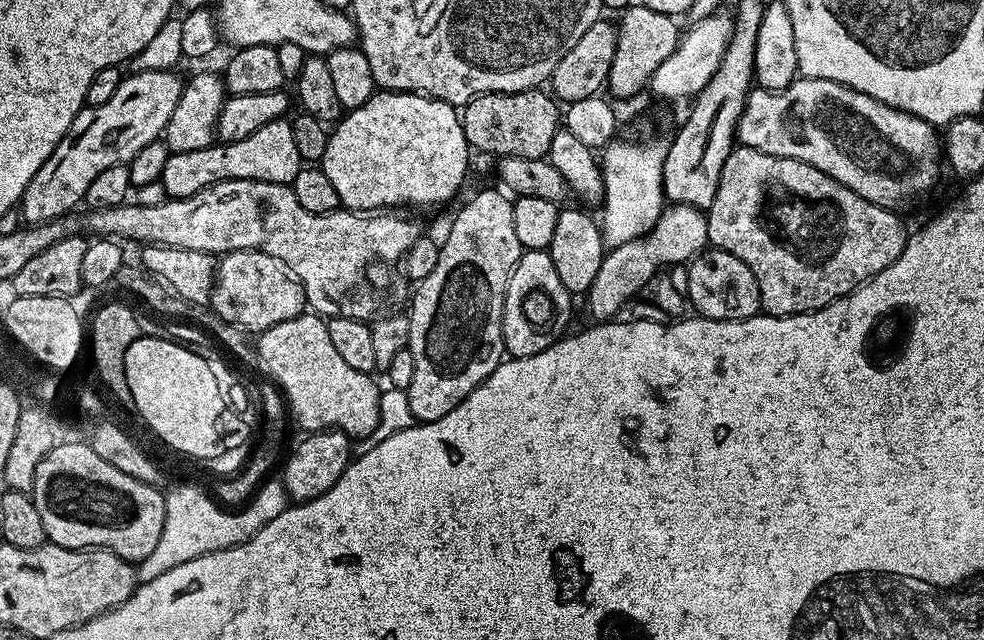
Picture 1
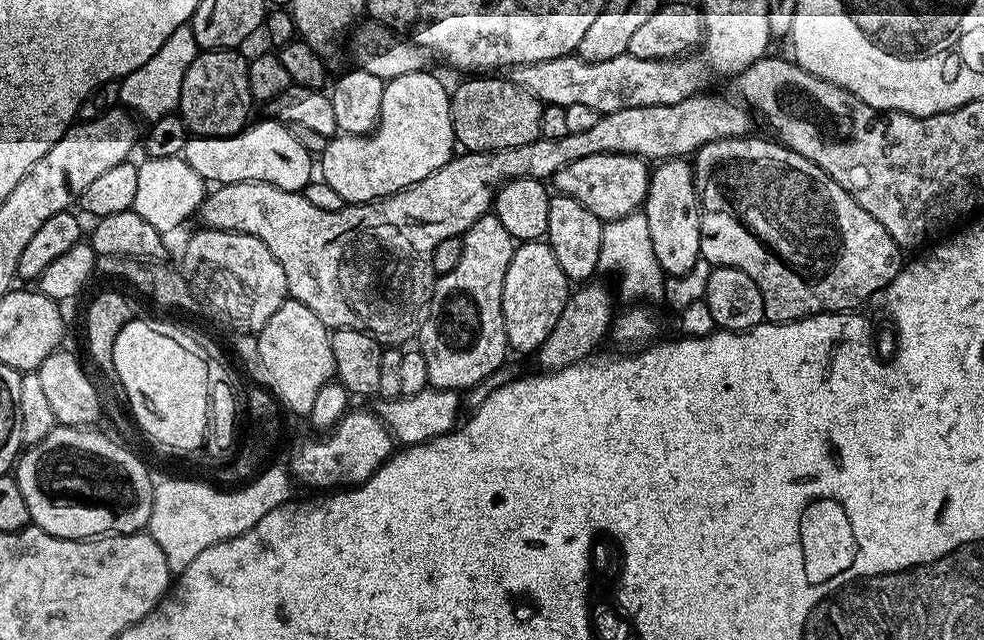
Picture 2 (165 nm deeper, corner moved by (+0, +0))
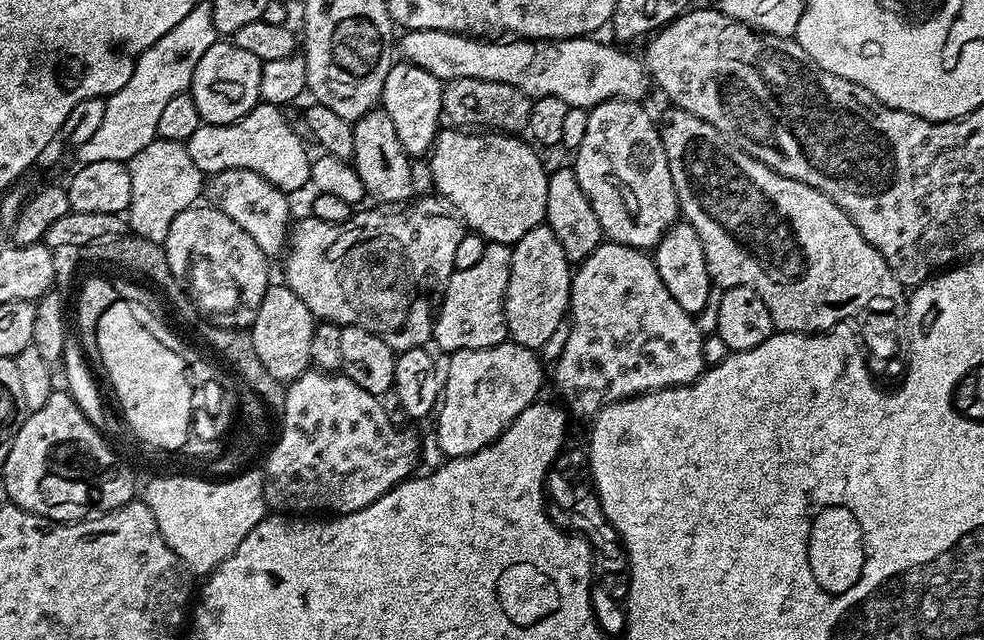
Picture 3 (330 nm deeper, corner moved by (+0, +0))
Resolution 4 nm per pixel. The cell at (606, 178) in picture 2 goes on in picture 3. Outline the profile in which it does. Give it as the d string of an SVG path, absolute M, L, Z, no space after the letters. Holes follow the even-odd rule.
M607 100L590 109L586 122L586 134L574 150L574 167L578 186L586 194L605 237L613 244L625 244L641 250L655 249L668 229L678 220L678 205L674 182L670 178L670 166L666 158L660 129L654 116L644 109L643 103L635 100Z

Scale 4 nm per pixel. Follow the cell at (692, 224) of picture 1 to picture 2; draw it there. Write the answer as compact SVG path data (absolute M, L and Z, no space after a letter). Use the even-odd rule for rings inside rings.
M597 282L585 283L583 286L577 287L580 288L577 290L577 292L575 289L575 291L573 291L571 295L569 295L568 301L566 302L566 306L562 310L562 314L558 314L558 322L554 322L554 330L550 330L550 334L546 334L546 342L542 342L542 346L536 349L534 353L534 359L536 359L537 362L541 364L539 366L541 369L547 370L549 372L557 372L558 369L560 368L565 368L566 366L574 366L575 364L587 361L589 357L591 357L593 353L595 353L592 351L594 351L595 348L598 347L599 344L603 342L603 340L606 340L606 337L609 335L610 329L612 327L612 321L614 319L614 311L612 312L612 298L614 302L614 296L613 293L611 296L611 294L608 293L607 290L604 289L602 285L596 283Z

